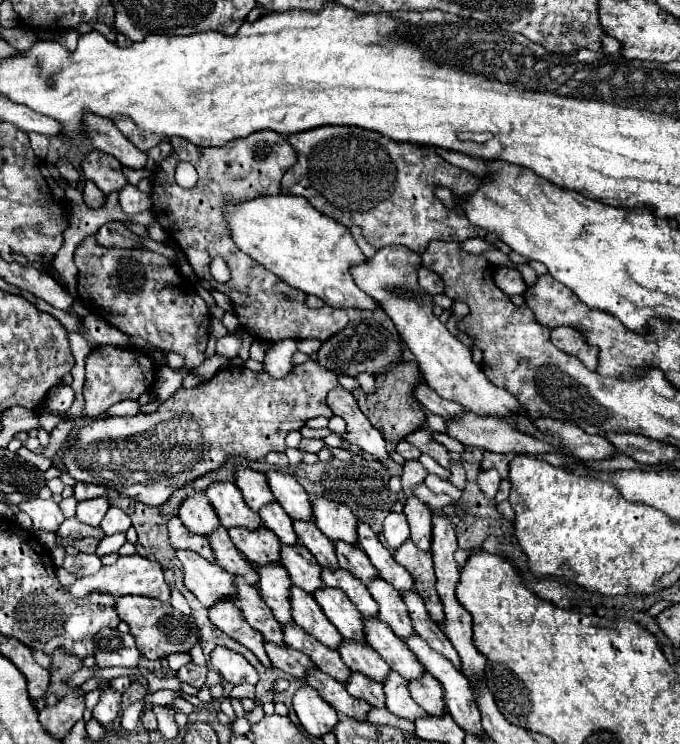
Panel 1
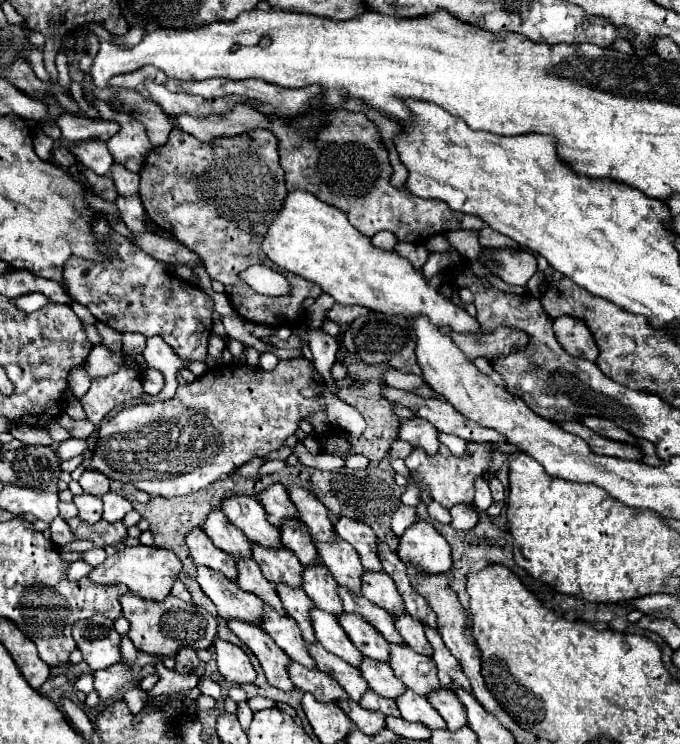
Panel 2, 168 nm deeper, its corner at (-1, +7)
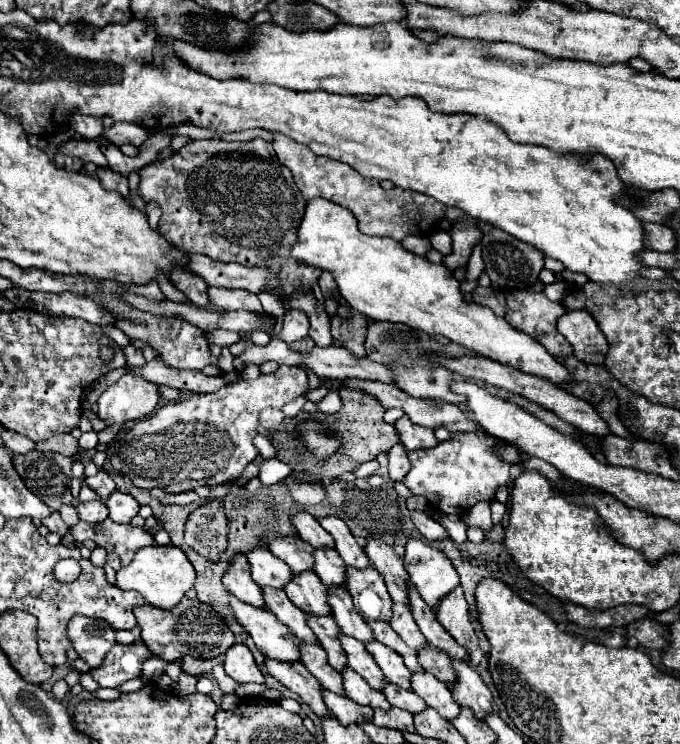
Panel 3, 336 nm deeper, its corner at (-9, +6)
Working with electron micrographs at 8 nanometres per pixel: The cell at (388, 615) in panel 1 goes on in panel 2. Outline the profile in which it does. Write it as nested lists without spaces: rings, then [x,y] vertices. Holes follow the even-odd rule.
[[[404,614],[400,616],[400,620],[394,620],[396,630],[402,634],[402,638],[406,640],[406,644],[424,656],[432,656],[432,646],[428,644],[426,636],[424,636],[424,626],[418,620],[412,620],[412,616]]]

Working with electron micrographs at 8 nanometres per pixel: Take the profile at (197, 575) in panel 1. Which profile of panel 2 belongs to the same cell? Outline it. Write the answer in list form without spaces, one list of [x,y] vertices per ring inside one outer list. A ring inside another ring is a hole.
[[[198,566],[198,584],[202,592],[216,604],[218,614],[224,620],[242,620],[254,626],[264,622],[264,602],[250,592],[240,590],[236,584],[212,572],[210,568]]]

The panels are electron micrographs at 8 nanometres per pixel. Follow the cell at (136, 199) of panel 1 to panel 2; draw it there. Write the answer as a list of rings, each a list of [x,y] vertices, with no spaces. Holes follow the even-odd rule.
[[[114,162],[112,168],[110,168],[110,176],[118,188],[118,194],[122,196],[132,196],[138,192],[138,182],[140,182],[140,176],[134,174],[134,172],[128,172],[120,162]]]

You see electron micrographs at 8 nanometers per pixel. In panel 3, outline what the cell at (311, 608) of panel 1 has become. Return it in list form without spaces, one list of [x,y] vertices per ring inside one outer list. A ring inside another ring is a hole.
[[[340,633],[338,639],[340,639],[342,649],[348,655],[348,667],[352,667],[358,675],[362,675],[372,689],[382,689],[384,675],[382,675],[380,667],[376,665],[376,661],[372,659],[372,655],[366,651],[364,643],[356,641],[354,637],[348,637],[344,633]]]

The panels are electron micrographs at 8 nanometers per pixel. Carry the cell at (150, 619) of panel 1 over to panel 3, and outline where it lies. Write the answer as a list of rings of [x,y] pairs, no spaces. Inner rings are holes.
[[[182,599],[174,609],[156,609],[152,605],[140,605],[134,609],[134,615],[138,619],[138,625],[142,629],[142,641],[144,645],[154,653],[160,655],[166,661],[176,661],[182,655],[194,655],[202,659],[220,657],[226,653],[228,647],[234,645],[234,635],[228,629],[228,625],[222,621],[220,615],[212,611],[210,605],[200,603],[198,599]]]

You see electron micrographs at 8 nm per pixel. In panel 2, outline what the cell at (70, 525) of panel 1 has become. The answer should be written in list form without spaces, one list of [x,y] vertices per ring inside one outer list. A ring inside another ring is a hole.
[[[72,518],[68,520],[68,526],[72,528],[72,534],[78,540],[92,540],[98,548],[106,548],[106,546],[118,548],[128,538],[128,528],[124,526],[124,522],[100,520],[96,524],[86,524],[80,518]]]

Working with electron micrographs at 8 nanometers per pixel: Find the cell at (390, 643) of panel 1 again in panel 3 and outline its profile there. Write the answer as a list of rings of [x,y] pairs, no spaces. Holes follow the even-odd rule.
[[[428,671],[412,673],[412,691],[418,693],[426,705],[434,707],[448,721],[460,713],[460,705],[456,705],[450,689]]]

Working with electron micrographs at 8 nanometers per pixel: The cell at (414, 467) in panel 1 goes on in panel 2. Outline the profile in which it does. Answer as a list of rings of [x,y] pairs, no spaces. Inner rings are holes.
[[[468,442],[464,456],[454,456],[446,446],[438,448],[438,454],[428,456],[422,448],[414,448],[410,456],[404,458],[404,464],[410,470],[410,476],[428,488],[430,494],[434,494],[434,500],[442,504],[444,508],[452,508],[456,504],[468,504],[472,506],[474,500],[474,482],[478,478],[484,478],[492,466],[492,444],[476,444]]]

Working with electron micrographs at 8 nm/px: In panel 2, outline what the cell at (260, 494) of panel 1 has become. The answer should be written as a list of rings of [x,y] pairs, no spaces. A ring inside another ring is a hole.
[[[282,484],[268,486],[264,490],[264,494],[258,496],[258,500],[264,506],[268,520],[276,528],[280,528],[280,524],[284,524],[286,520],[298,520],[298,510],[296,510],[296,506],[292,506],[288,492]]]

